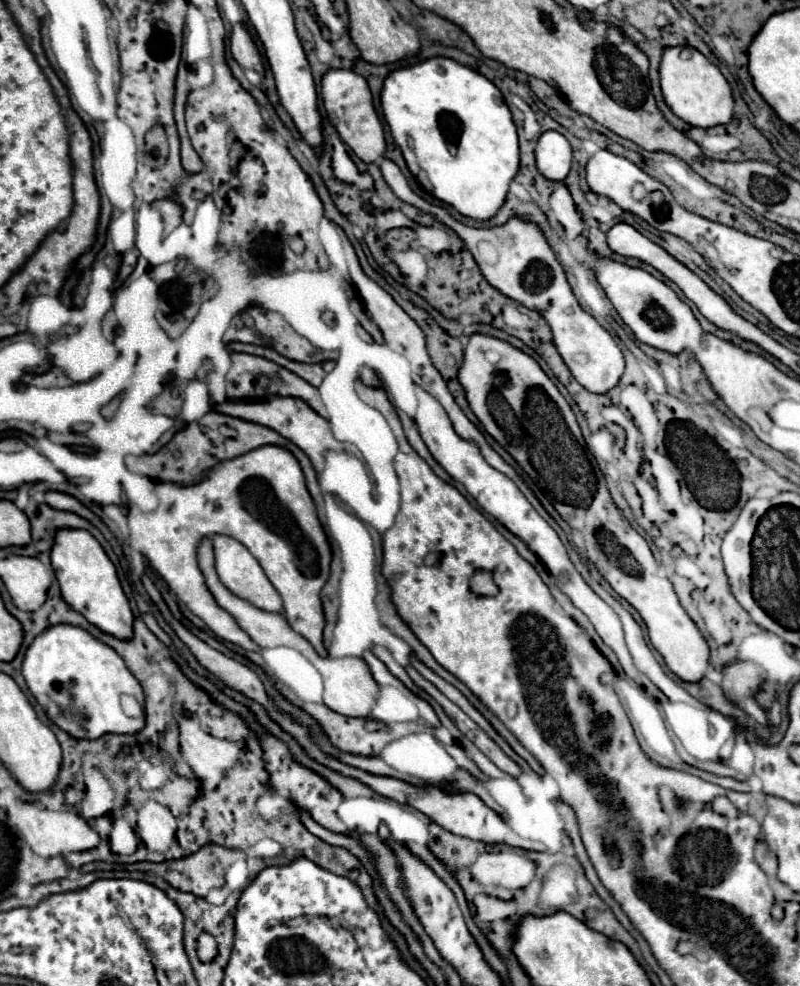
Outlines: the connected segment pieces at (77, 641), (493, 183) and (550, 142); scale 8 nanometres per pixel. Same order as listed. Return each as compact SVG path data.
M51 625L45 629L45 633L37 635L33 645L29 645L21 673L41 707L47 707L51 699L63 707L65 715L59 717L59 725L77 739L97 739L105 733L137 733L145 725L139 719L127 717L119 703L121 693L129 693L143 703L139 681L115 649L97 641L91 633L85 633L85 629L77 629L75 625Z
M431 57L389 73L381 89L381 107L409 171L425 191L477 221L485 221L501 209L509 183L519 169L519 139L501 91L487 77L453 59Z
M545 131L535 149L537 169L551 181L561 181L571 169L571 145L557 131Z

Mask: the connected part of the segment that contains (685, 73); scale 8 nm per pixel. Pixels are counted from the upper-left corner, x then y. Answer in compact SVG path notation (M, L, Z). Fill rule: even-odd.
M665 47L661 67L661 93L669 109L687 125L713 127L733 117L733 97L723 73L693 47Z

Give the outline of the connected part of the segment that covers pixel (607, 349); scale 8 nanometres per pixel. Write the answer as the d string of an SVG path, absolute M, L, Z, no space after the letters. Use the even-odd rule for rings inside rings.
M383 157L379 161L379 167L381 167L385 181L389 183L389 187L393 189L393 193L399 199L403 199L409 205L415 205L417 209L421 209L425 213L431 213L441 223L451 227L465 241L465 245L473 253L481 273L495 289L499 289L507 297L523 303L527 309L539 311L545 317L545 321L549 323L549 327L553 331L553 343L555 343L559 355L563 357L563 361L569 367L569 371L573 373L573 377L587 391L607 393L609 389L613 389L619 383L623 369L625 369L625 359L623 359L619 345L589 313L585 313L581 309L581 305L577 303L577 299L569 287L563 267L559 265L551 245L547 243L547 239L537 223L521 221L521 217L513 217L513 221L499 225L497 229L469 227L469 225L453 219L445 207L433 205L433 203L425 201L423 197L419 197L417 193L413 193L405 175L391 159ZM479 247L491 247L491 249L479 249Z

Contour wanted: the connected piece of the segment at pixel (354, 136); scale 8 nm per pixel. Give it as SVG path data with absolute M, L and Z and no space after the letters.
M329 69L323 75L321 81L321 97L325 111L337 129L339 137L351 147L351 151L363 161L363 163L373 163L385 153L385 137L383 137L383 125L373 109L373 97L367 87L367 81L357 75L349 73L347 69Z

